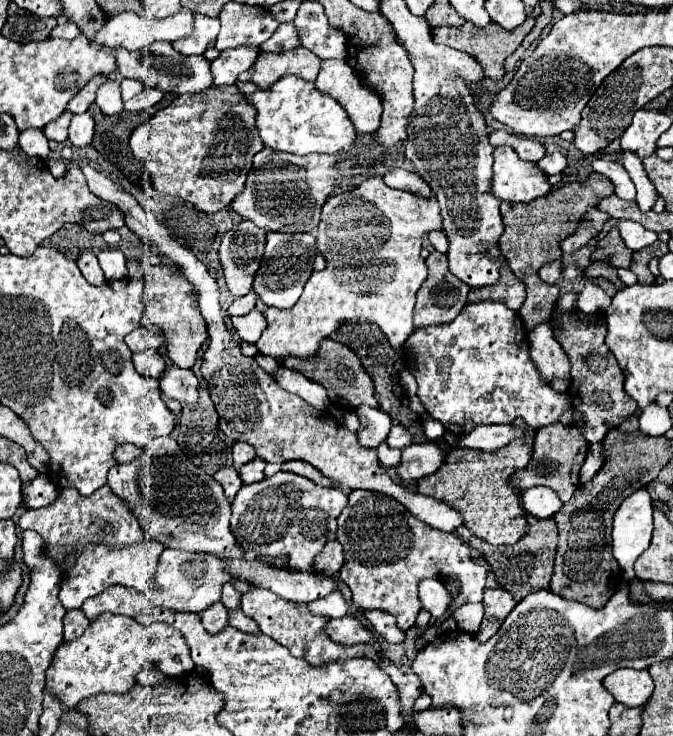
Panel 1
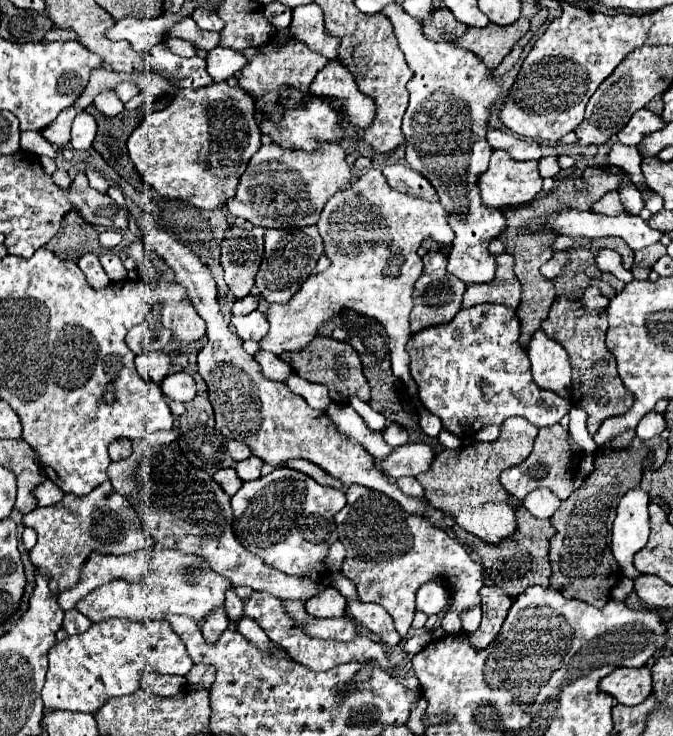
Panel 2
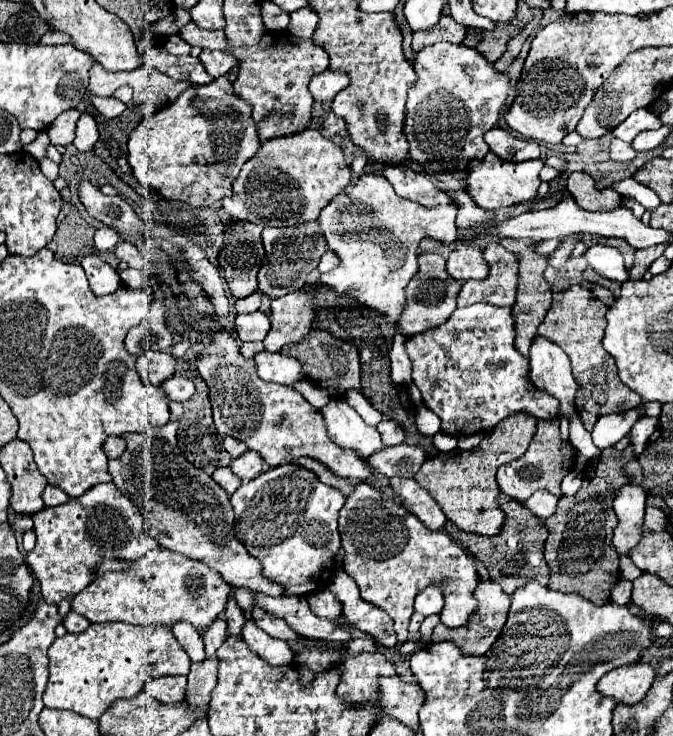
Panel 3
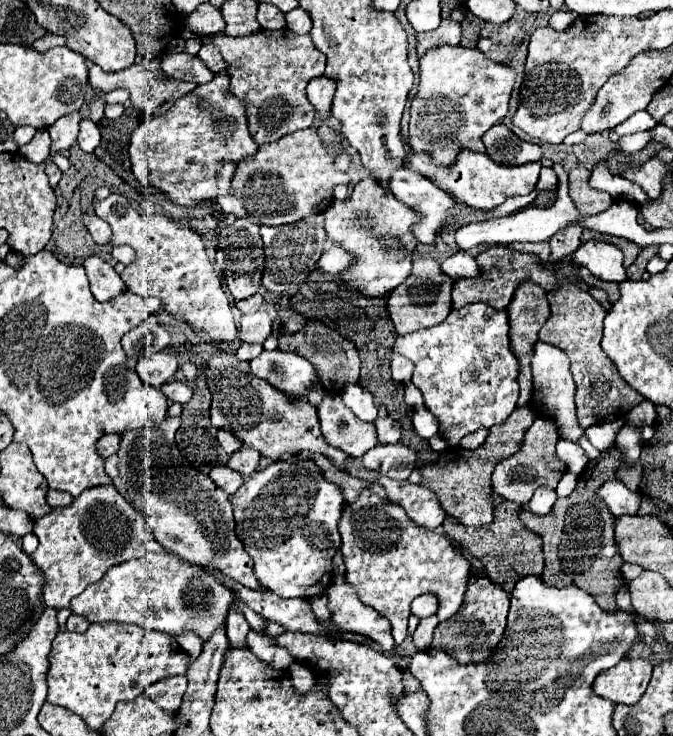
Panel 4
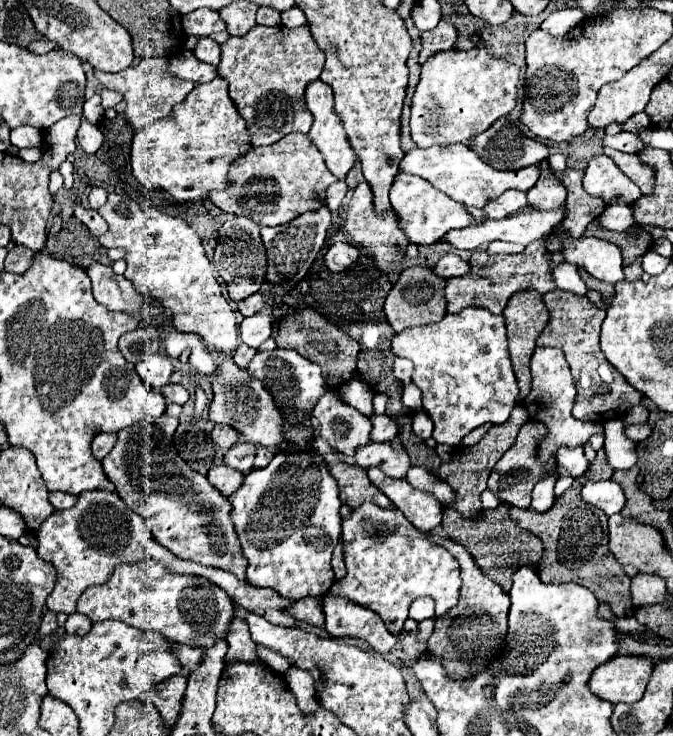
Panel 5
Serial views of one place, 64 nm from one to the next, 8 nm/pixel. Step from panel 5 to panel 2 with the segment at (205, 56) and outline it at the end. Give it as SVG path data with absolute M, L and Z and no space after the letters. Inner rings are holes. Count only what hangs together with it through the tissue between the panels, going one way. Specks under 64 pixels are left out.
M222 46L208 50L208 56L206 56L206 68L208 68L208 74L214 78L214 82L222 82L234 76L236 72L242 70L244 64L246 64L246 58L240 52L222 48Z

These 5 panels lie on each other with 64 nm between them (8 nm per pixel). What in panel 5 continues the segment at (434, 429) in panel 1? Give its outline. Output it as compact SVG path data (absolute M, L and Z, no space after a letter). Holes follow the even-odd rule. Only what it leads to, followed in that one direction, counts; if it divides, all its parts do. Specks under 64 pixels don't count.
M424 410L416 412L414 414L414 420L412 420L412 430L420 436L420 438L430 438L432 436L432 420L428 418L428 414Z

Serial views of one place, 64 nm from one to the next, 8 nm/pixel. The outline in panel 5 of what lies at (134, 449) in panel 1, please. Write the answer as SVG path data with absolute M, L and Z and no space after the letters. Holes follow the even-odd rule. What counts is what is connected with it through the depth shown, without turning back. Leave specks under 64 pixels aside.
M98 434L92 440L92 454L94 454L94 458L102 460L112 450L114 444L116 444L116 434Z

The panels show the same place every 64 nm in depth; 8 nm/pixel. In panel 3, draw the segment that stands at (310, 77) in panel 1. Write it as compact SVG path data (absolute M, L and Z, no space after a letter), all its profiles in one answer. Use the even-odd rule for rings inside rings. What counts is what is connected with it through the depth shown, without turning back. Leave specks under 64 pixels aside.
M188 22L178 34L190 46L200 48L218 48L224 50L238 60L238 76L232 82L236 94L244 98L252 106L252 118L258 128L260 140L272 140L278 136L288 136L304 130L308 126L308 118L312 118L314 100L308 92L308 82L312 76L324 72L328 68L328 54L314 46L310 40L302 40L282 33L267 32L256 46L228 46L228 38L222 30L200 30L192 22Z

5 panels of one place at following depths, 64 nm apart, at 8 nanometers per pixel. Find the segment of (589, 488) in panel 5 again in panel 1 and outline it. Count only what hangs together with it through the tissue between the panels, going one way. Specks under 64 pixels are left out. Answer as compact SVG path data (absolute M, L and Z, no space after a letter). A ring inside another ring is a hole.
M636 490L618 508L613 521L611 548L624 578L634 580L634 562L652 538L652 498L648 490Z

